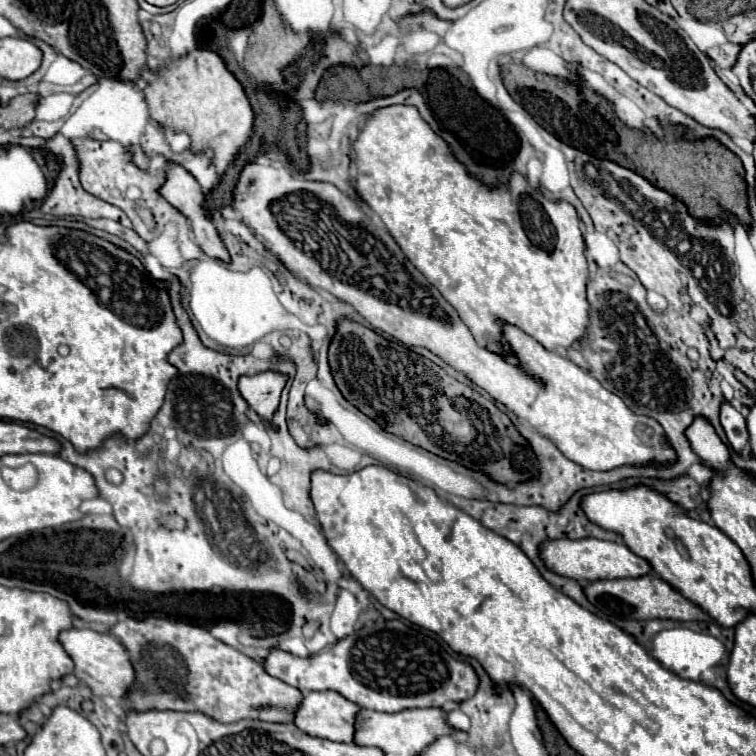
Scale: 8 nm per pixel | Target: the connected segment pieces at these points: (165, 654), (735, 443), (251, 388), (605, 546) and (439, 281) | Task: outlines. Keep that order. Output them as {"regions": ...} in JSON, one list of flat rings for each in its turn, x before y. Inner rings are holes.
{"regions":[[[124,616,110,632,122,642,134,668,134,682,122,698,126,712,202,712,224,724,244,718,290,722,294,706,302,700,298,688,270,676,240,650,212,638,206,628,166,618,134,620]],[[722,404,720,424,722,424,724,434,728,438,728,446,736,454,740,454,746,448,746,444,748,444,748,430,746,430,744,416,732,404]],[[262,372,256,374,254,378,250,376,242,376,240,378,240,392,246,398,246,402,250,404,250,408,264,420,272,418,272,412,278,406,280,400,280,392,286,384,286,378,278,372]],[[558,538,558,540,542,542,540,558,550,572,578,582,594,582,602,578,638,578,650,572,650,564,644,558,636,556,628,546,598,540,598,538,582,538,582,540]],[[388,106,388,108,376,110,370,116,370,120,364,124,360,136,352,142,352,150,356,156,358,170,360,170,360,176,356,180,360,184,360,186,356,186,358,194,382,218,382,222,386,224,386,228,390,230,390,234,394,236,394,240,398,242,402,252,406,254,406,258,456,308,462,322,470,328,470,332,474,334,474,338,480,346,488,348,494,354,504,356,506,362,518,366,520,364,518,356,512,352,512,348,502,338,502,324,512,324,512,326,520,328,522,332,526,332,528,336,538,340,546,350,552,350,552,352,558,348,570,350,582,338,582,334,588,328,590,304,586,300,586,284,588,284,590,272,588,272,588,262,584,256,586,246,584,246,584,238,580,232,580,218,578,218,574,206,570,206,568,202,550,202,536,188,532,188,530,182,526,178,522,178,522,174,514,174,514,178,510,178,506,190,486,190,486,186,478,186,478,182,474,182,474,178,470,178,466,174,466,170,462,170,462,166,458,166,458,162,454,162,454,158,450,158,450,150,446,150,446,142,442,142,442,138,438,138,438,134,434,134,430,130,430,126,426,126,426,122,422,122,422,118,418,118,418,110,414,110,414,106]]]}

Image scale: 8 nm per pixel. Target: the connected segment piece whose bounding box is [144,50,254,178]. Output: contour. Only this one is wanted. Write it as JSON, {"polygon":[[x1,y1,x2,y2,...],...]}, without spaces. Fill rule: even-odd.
{"polygon":[[194,50,178,62,168,62,158,80,146,86,144,94,152,120,166,130,186,132,192,140,190,150,194,154,202,154,206,148,212,150,218,178,224,176,226,168,252,136,254,114,250,102,224,60,210,50]]}

